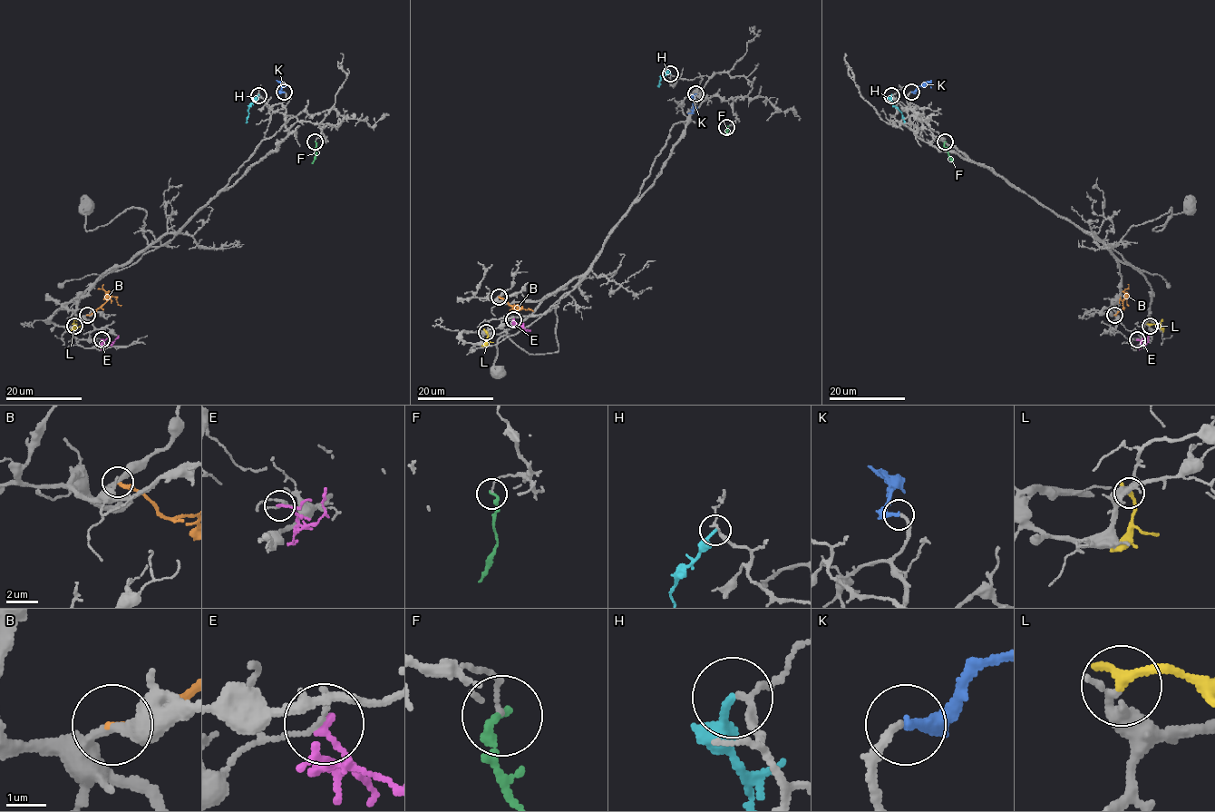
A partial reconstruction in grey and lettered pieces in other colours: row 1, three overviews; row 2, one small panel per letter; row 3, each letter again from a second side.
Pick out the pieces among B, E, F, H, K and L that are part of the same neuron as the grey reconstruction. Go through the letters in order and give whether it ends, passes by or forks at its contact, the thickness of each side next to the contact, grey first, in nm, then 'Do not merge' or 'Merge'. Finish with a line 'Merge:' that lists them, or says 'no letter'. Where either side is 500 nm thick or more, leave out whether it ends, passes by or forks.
B: It ends there. Thickness 280 nm (grey) against 240 nm. Do not merge
E: It ends there. Thickness 150 nm (grey) against 180 nm. Do not merge
F: It ends there. Thickness 90 nm (grey) against 220 nm. Do not merge
H: It ends there. Thickness 130 nm (grey) against 170 nm. Merge
K: It ends there. Thickness 200 nm (grey) against 240 nm. Merge
L: It ends there. Thickness 320 nm (grey) against 320 nm. Do not merge
Merge: H, K

